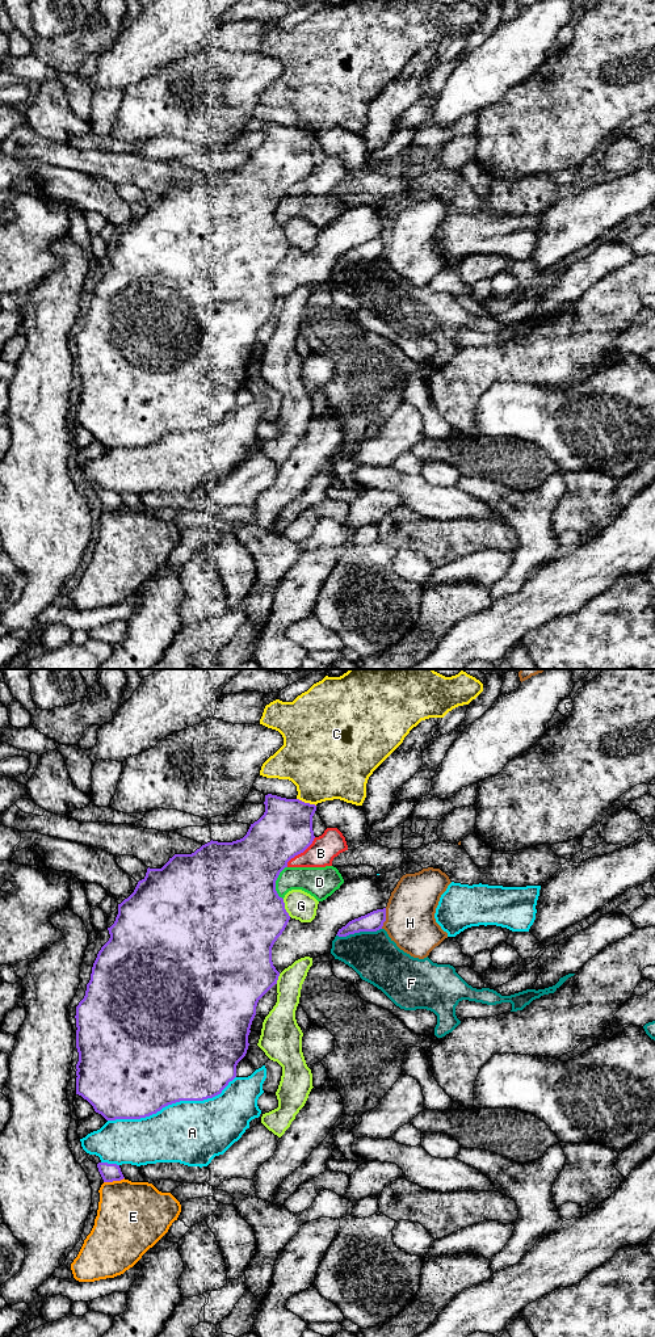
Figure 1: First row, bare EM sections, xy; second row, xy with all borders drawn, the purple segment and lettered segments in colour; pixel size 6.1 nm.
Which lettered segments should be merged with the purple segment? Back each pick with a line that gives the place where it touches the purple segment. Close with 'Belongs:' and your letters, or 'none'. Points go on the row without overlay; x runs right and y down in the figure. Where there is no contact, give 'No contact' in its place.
Belongs: none

